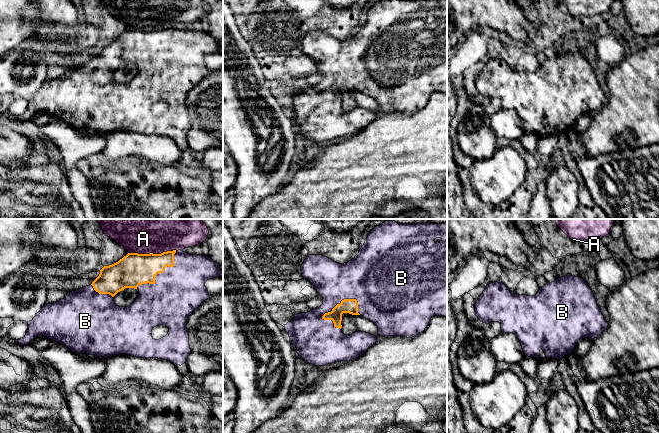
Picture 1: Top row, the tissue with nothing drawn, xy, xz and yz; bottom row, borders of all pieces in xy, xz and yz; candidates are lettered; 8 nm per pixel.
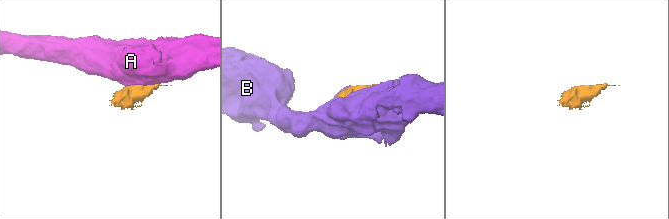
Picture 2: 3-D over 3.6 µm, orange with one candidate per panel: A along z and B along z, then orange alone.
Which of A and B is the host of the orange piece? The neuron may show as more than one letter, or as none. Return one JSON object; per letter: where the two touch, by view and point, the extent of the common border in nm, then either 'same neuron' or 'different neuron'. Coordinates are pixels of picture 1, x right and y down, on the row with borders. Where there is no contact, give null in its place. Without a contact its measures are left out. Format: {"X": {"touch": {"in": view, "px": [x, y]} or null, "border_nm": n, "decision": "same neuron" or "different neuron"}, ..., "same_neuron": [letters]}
{"A": {"touch": {"in": "xy", "px": [152, 253]}, "border_nm": 380, "decision": "different neuron"}, "B": {"touch": {"in": "xz", "px": [345, 299]}, "border_nm": 340, "decision": "same neuron"}, "same_neuron": ["B"]}

